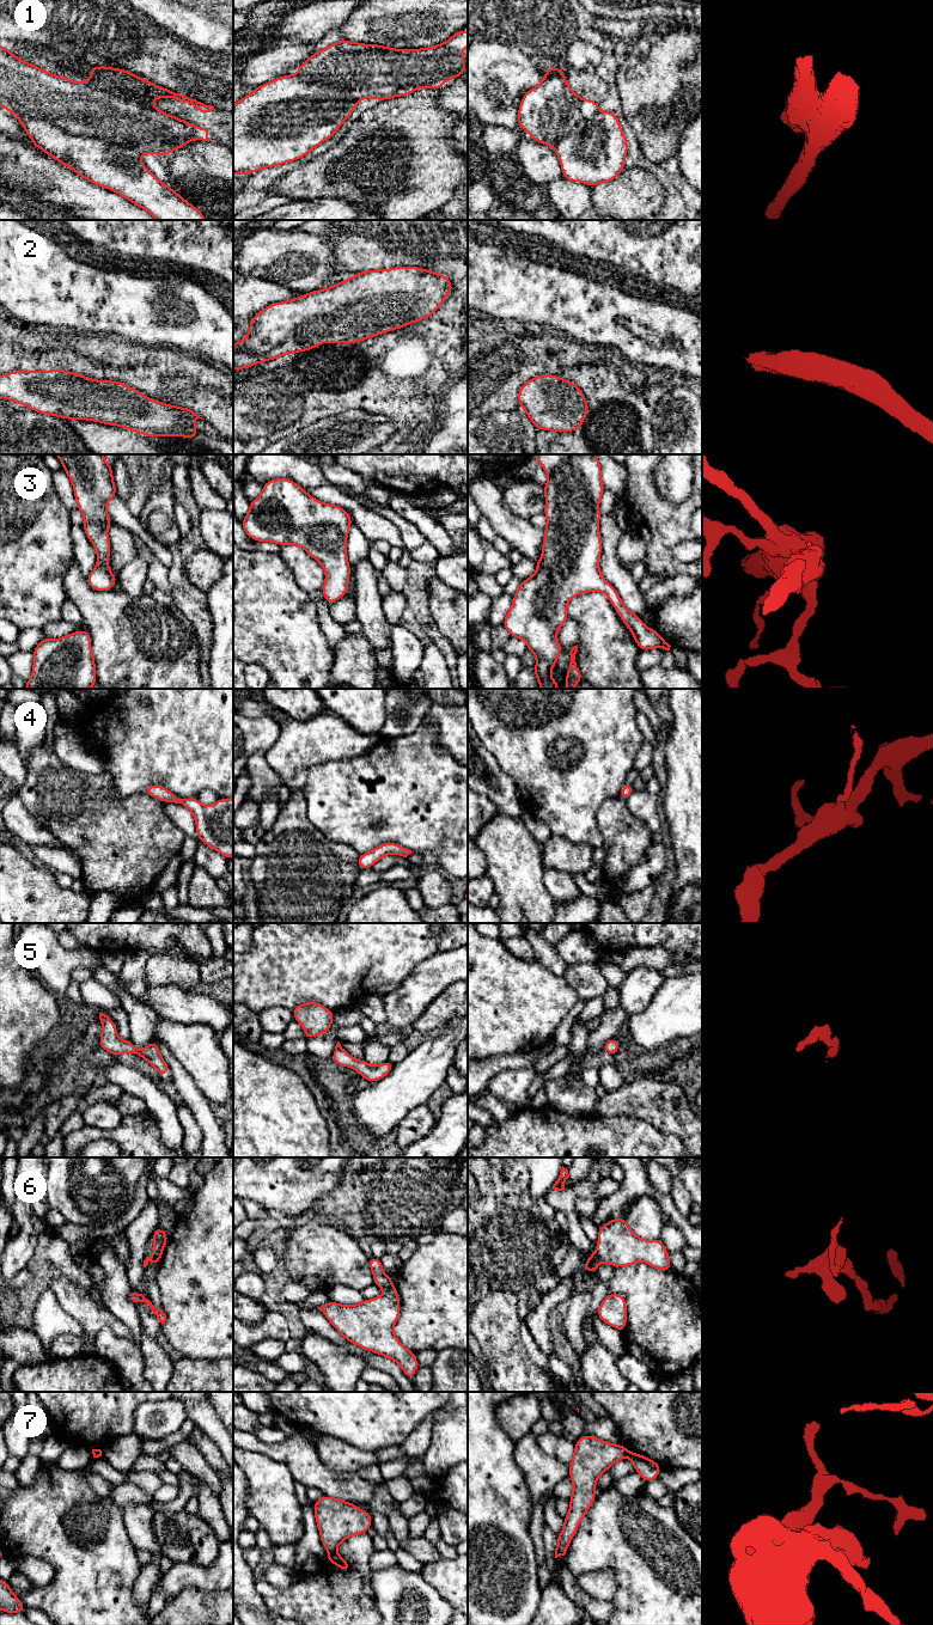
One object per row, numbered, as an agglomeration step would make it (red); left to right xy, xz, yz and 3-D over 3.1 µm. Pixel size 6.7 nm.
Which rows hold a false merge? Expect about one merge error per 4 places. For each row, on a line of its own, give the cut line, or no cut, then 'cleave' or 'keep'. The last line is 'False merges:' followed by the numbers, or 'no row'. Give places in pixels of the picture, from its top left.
1: cut xy (10, 110), (63, 130), (128, 142), (139, 157); cleave
2: cut none; keep
3: cut none; keep
4: cut none; keep
5: cut none; keep
6: cut yz (595, 1254), (601, 1260); cleave
7: cut xz (335, 1551), (329, 1553); cleave
False merges: 1, 6, 7

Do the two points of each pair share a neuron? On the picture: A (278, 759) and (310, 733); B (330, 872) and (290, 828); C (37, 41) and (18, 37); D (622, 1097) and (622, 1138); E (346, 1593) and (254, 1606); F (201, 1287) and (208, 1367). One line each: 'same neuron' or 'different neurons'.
A: same neuron
B: same neuron
C: same neuron
D: different neurons
E: different neurons
F: different neurons

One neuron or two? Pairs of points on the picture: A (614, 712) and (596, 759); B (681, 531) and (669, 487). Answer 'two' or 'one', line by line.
A: one
B: two

